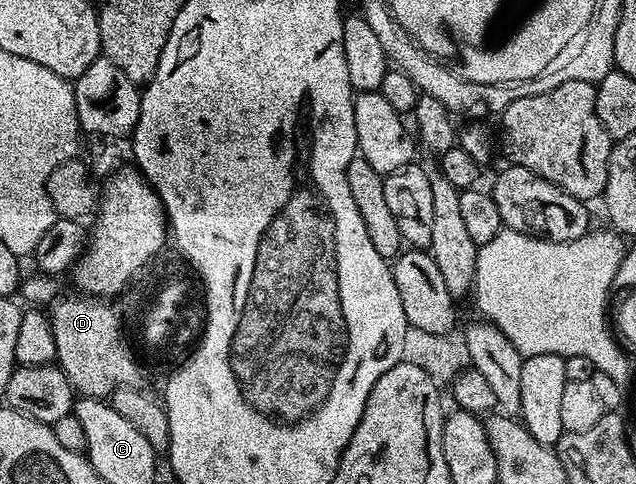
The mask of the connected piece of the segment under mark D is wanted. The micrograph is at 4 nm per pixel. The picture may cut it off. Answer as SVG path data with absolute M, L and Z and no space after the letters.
M35 275L36 277L25 276L22 281L22 294L28 301L33 301L33 306L46 308L46 316L52 322L52 334L56 344L56 361L58 368L66 375L66 379L72 384L73 390L80 397L99 397L101 399L111 398L113 391L121 387L128 387L133 384L136 377L137 358L134 356L132 346L128 344L123 328L120 324L120 314L115 308L112 309L107 300L98 297L81 295L79 292L60 293L53 278L48 275Z

